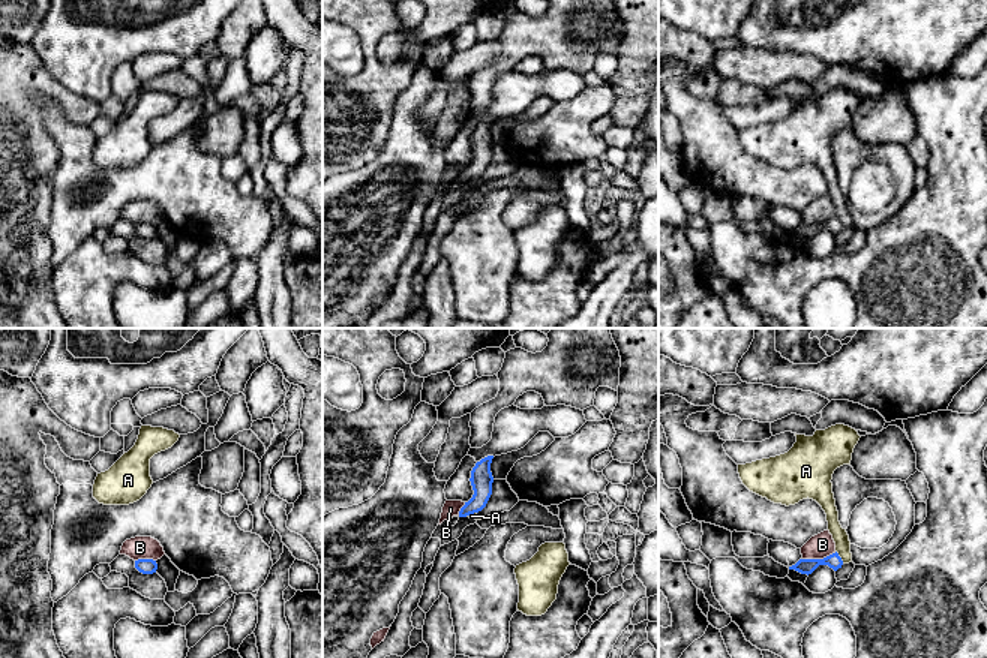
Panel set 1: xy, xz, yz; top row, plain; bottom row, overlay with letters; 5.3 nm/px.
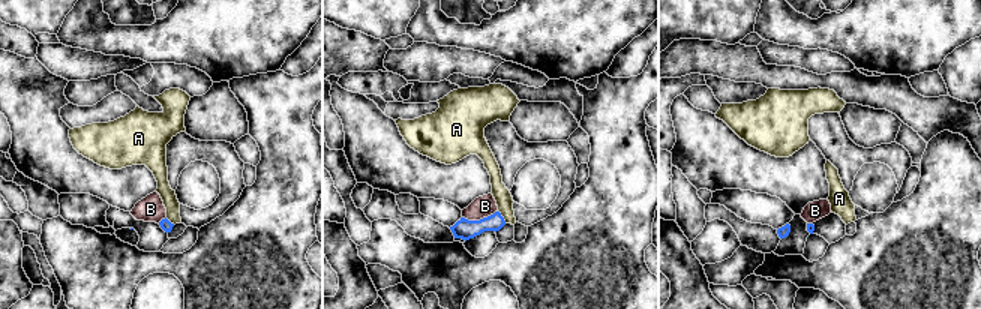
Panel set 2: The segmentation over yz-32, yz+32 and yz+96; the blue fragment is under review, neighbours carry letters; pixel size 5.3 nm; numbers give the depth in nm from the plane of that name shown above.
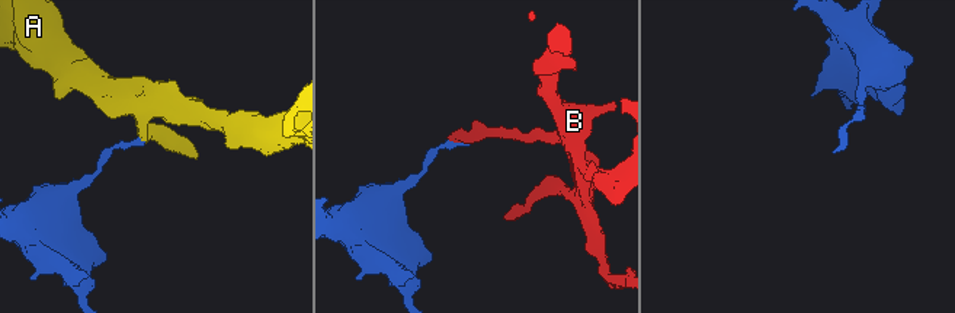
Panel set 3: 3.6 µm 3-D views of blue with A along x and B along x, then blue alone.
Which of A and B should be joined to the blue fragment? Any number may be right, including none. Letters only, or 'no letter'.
no letter

